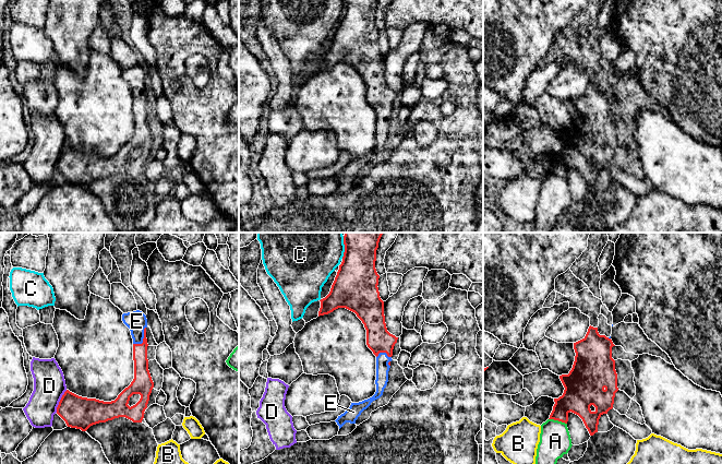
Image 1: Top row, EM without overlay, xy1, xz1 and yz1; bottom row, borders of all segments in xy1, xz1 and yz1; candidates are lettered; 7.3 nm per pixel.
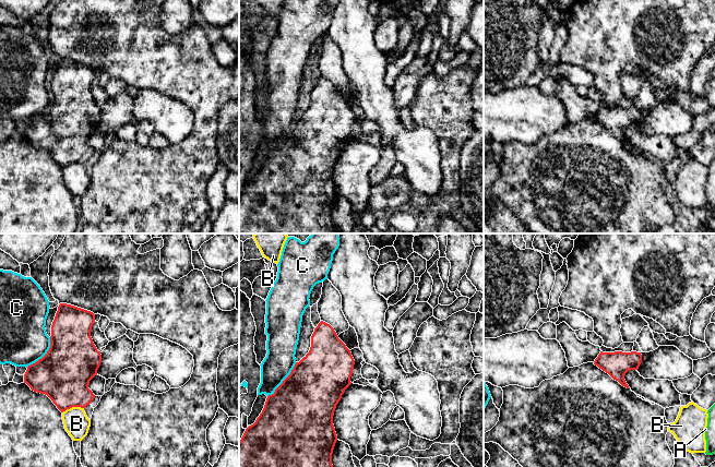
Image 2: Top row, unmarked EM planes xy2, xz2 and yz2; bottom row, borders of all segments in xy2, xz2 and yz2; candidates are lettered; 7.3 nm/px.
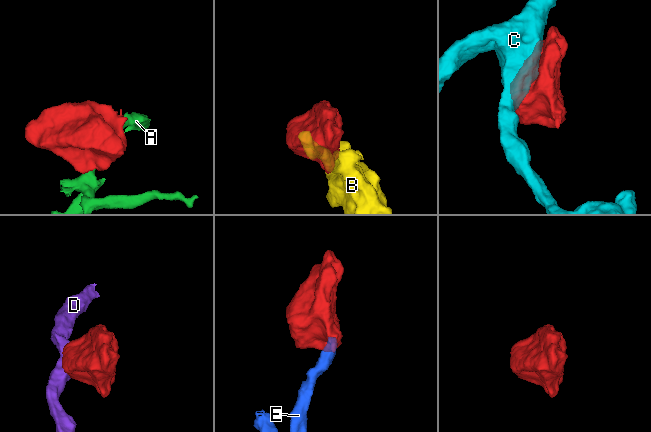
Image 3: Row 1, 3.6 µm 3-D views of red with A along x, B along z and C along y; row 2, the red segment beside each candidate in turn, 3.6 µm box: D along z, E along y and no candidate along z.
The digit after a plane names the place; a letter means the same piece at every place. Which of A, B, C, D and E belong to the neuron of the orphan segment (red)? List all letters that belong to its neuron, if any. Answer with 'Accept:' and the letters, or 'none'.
Accept: E

